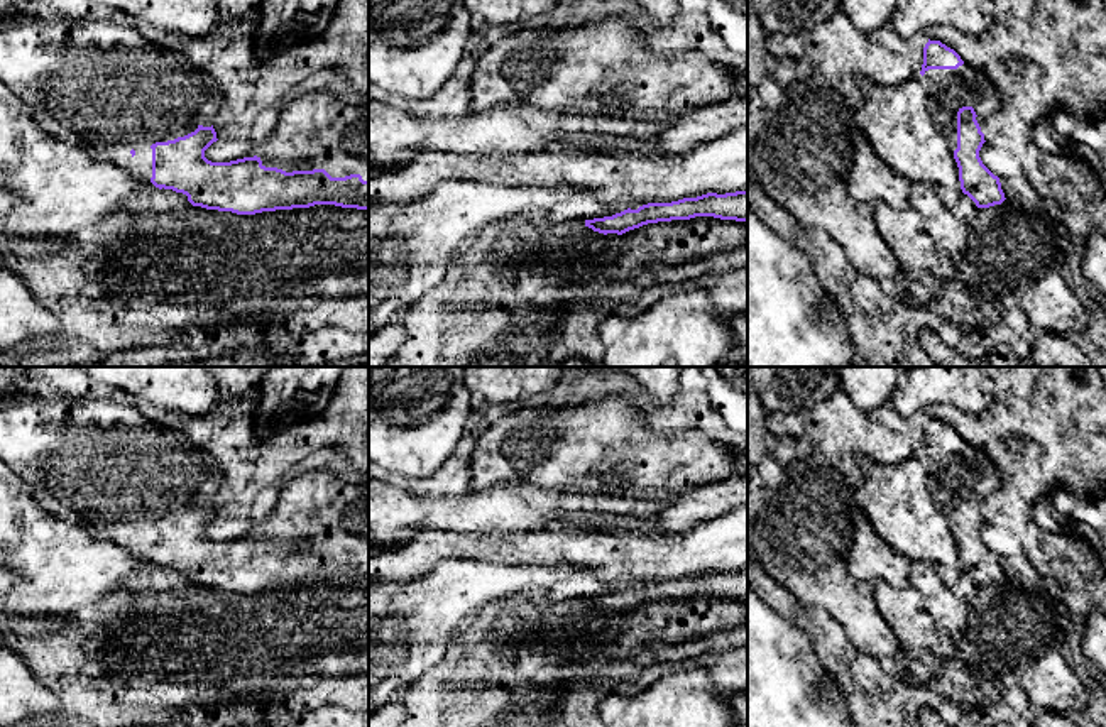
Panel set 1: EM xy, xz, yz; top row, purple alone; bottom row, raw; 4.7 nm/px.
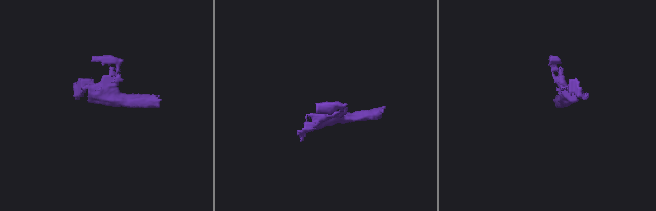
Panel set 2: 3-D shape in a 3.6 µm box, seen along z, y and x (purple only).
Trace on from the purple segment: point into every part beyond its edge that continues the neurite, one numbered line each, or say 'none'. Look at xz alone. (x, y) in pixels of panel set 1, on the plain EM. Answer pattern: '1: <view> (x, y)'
none

